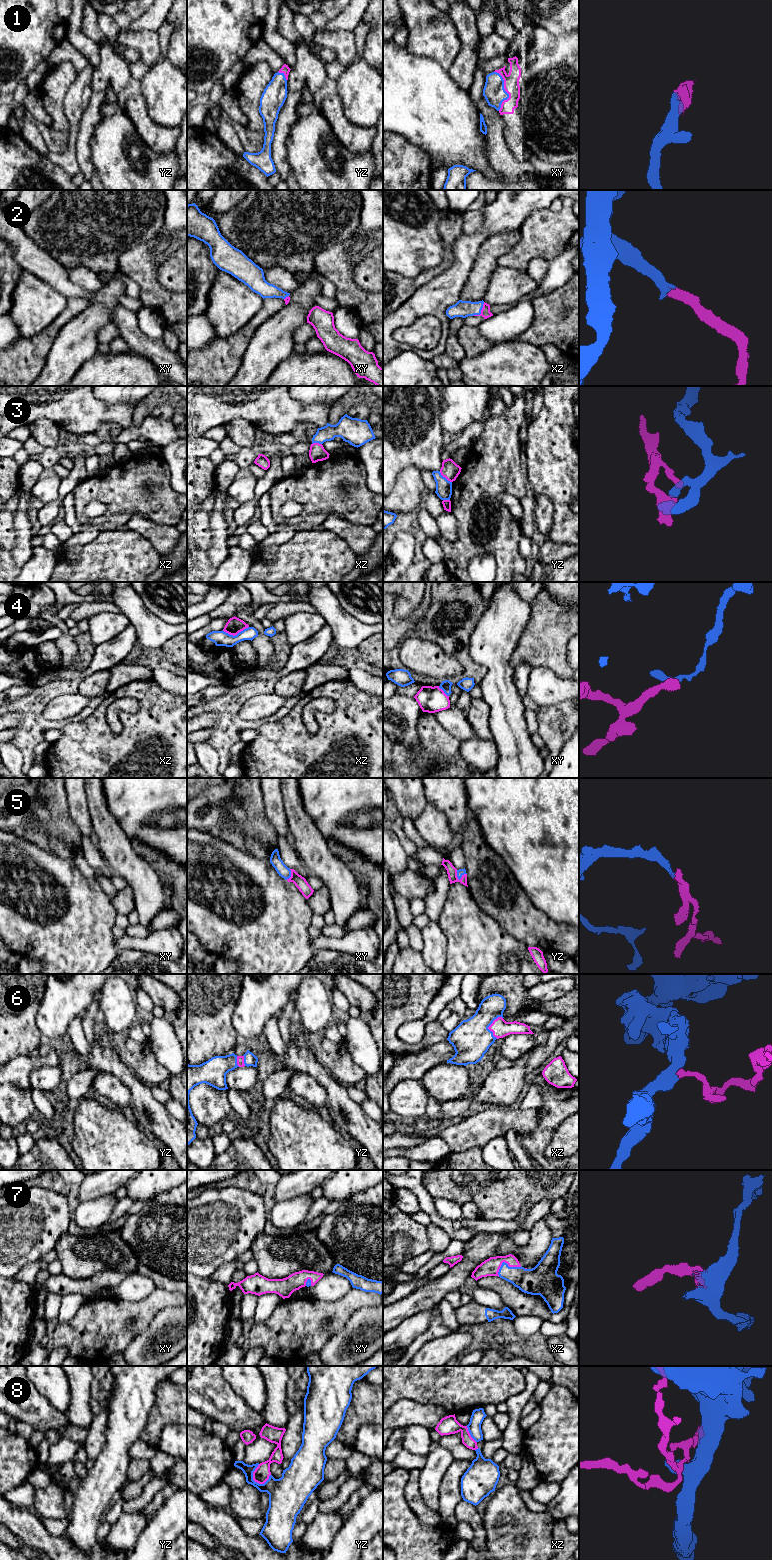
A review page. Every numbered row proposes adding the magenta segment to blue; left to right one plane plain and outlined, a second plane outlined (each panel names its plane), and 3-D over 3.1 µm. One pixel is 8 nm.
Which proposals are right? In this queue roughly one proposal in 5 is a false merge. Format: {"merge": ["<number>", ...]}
{"merge": ["1", "2", "5", "6", "7"]}

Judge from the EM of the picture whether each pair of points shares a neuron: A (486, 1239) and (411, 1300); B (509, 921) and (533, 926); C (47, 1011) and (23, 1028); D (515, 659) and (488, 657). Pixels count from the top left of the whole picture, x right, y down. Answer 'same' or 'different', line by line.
A: same
B: same
C: different
D: different

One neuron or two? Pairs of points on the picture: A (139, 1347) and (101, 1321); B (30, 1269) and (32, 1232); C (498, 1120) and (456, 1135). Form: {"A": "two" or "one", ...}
{"A": "two", "B": "two", "C": "one"}

